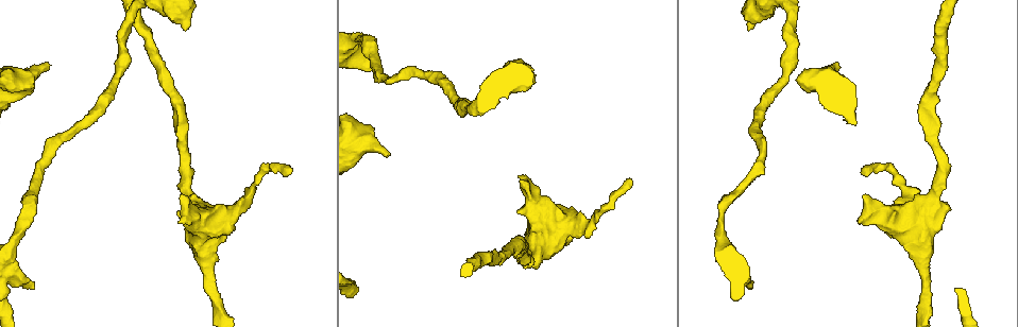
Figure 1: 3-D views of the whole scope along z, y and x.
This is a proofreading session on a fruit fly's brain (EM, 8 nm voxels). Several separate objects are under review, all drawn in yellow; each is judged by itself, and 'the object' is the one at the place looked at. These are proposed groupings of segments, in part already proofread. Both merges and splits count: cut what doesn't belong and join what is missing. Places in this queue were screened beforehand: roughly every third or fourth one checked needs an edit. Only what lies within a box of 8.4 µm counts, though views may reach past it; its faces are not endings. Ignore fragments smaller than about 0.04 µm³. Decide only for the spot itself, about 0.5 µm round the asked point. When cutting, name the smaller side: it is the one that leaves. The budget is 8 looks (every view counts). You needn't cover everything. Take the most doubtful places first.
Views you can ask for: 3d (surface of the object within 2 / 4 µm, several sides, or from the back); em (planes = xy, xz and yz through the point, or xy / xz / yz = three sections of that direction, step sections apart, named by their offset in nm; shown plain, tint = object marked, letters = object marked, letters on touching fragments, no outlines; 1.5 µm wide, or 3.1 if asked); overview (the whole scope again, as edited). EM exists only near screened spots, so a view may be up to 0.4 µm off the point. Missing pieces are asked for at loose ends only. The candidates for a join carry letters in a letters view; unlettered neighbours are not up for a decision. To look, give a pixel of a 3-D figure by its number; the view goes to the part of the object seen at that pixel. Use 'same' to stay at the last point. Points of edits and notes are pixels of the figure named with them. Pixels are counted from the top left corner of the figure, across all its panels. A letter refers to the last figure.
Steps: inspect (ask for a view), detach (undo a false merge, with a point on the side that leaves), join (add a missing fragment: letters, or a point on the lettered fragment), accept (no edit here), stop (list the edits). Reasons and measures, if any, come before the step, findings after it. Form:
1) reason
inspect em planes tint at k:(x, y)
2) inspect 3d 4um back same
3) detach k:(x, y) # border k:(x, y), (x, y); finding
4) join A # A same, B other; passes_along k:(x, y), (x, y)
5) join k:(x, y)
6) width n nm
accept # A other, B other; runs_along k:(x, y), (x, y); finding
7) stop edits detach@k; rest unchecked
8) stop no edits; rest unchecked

an open end
inspect em planes letters at 1:(388, 154)

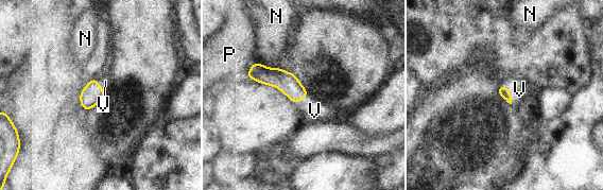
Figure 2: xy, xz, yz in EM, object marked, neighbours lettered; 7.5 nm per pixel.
join V # N other, P other, V same; passes_along 2:(503, 91), (509, 92), (519, 89); the neuron continues

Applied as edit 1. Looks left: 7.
branch stops here
inspect em planes letters at 1:(370, 68)

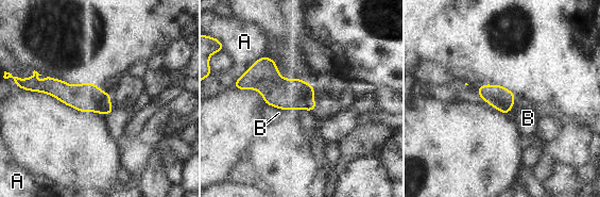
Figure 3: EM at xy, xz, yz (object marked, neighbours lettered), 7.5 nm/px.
accept # A other, B other; runs_along 3:(36, 85), (98, 100), (109, 111); no lettered fragment goes on from it

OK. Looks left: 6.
inspect em planes plain at 1:(629, 181)

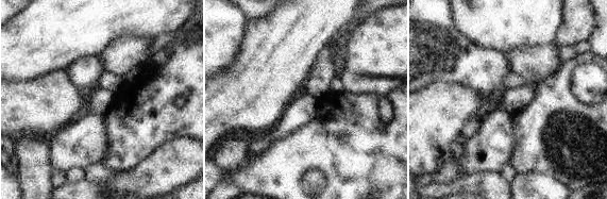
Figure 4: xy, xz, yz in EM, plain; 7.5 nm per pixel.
see the neighbours
inspect em planes letters same

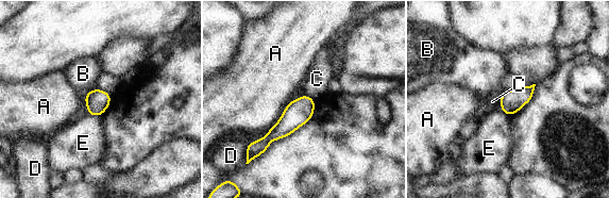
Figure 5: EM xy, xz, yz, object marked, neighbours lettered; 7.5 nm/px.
width 170 nm
accept # A other, B other, C other, D other, E other; none of them fits

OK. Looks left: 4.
stop edits join@2; rest unchecked

